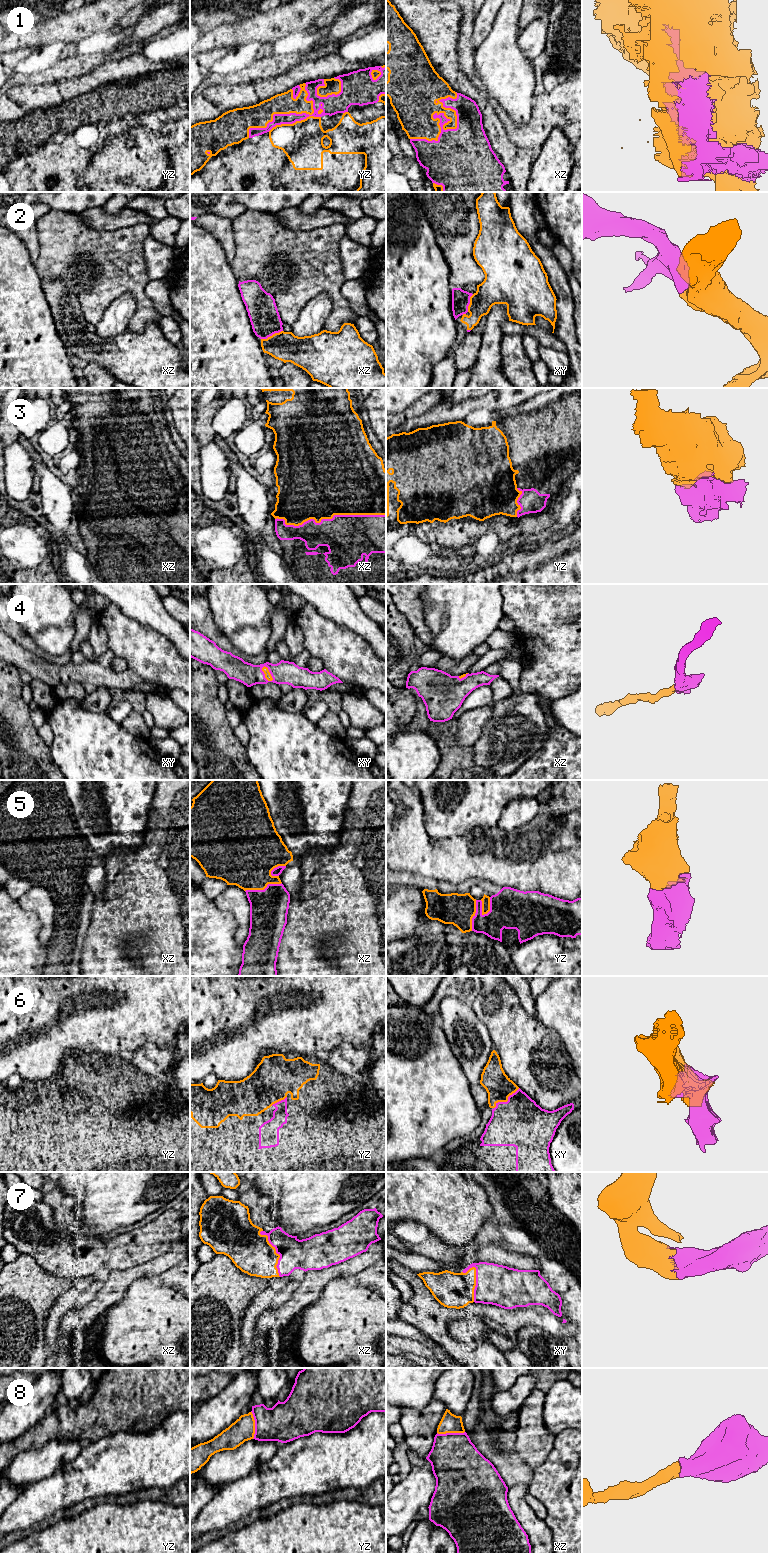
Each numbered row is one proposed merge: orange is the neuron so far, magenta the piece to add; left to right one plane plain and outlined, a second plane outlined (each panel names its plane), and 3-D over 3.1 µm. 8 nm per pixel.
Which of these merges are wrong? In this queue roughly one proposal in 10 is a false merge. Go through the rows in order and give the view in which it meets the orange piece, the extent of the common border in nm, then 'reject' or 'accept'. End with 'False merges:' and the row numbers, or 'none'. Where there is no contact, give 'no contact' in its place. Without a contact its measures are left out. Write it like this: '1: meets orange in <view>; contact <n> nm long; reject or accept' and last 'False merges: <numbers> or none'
1: meets orange in xz; contact 550 nm long; reject
2: meets orange in xz; contact 190 nm long; accept
3: meets orange in xz; contact 900 nm long; accept
4: meets orange in xy; contact 150 nm long; accept
5: meets orange in xz; contact 300 nm long; accept
6: meets orange in xy; contact 260 nm long; accept
7: meets orange in xz; contact 400 nm long; accept
8: meets orange in xz; contact 220 nm long; accept
False merges: 1

